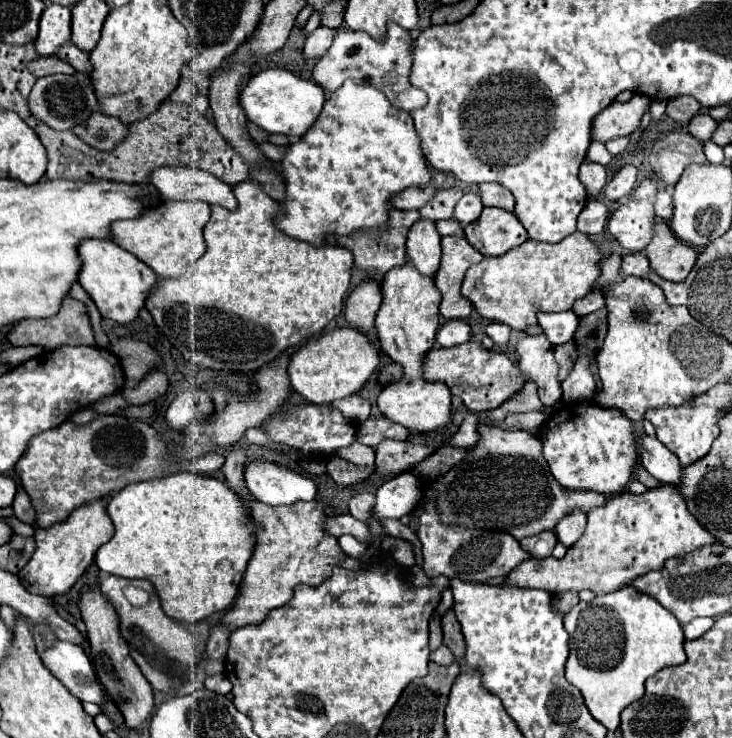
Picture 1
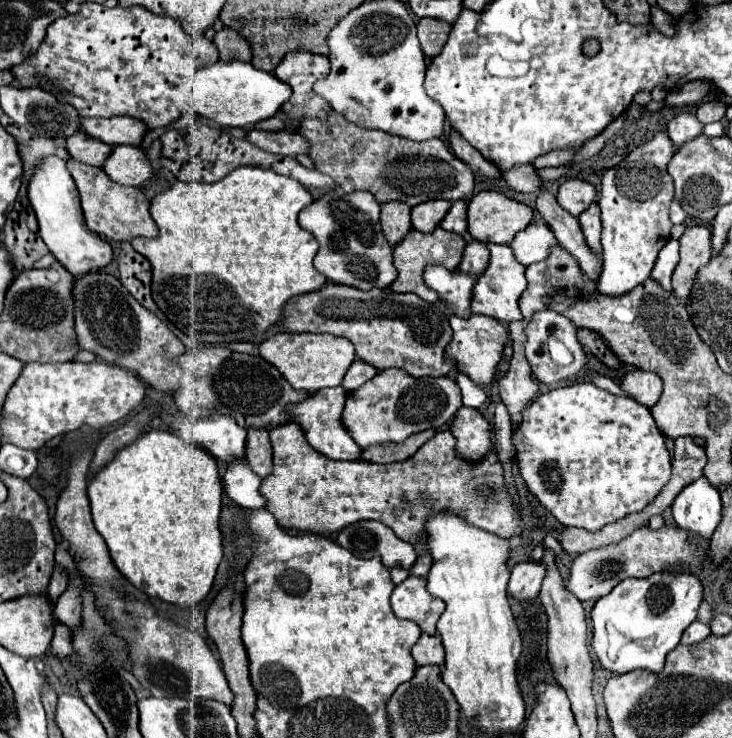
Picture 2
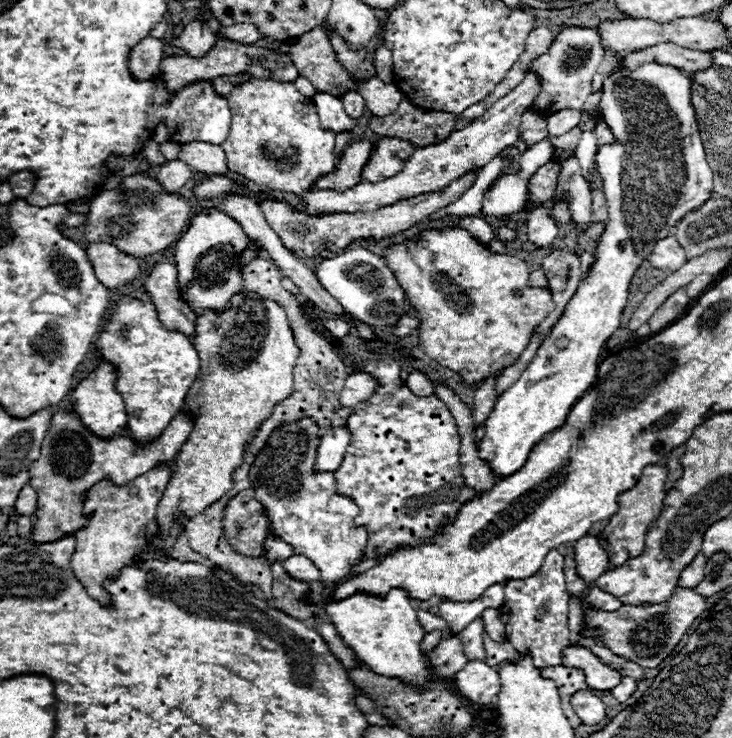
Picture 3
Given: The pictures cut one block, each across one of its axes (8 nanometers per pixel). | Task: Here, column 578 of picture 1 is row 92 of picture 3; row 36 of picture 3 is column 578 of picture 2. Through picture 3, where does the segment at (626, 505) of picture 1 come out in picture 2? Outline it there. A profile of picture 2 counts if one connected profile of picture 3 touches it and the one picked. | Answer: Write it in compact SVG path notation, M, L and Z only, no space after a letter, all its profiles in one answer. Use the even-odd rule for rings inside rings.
M664 524L658 530L654 530L650 526L640 526L632 534L622 538L622 542L618 542L618 544L602 546L602 548L580 554L570 566L570 576L568 576L566 588L576 598L580 598L580 602L598 600L604 594L612 592L624 578L632 578L632 576L646 578L654 572L674 570L680 566L702 568L702 564L708 560L708 548L710 548L710 544L702 538L698 538L698 542L690 542L690 534L678 526Z

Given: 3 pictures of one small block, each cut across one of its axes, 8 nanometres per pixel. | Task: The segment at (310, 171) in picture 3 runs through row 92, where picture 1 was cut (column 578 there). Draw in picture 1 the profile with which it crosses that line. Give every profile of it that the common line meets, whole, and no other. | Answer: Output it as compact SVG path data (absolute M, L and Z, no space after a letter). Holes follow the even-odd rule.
M578 230L558 244L526 240L502 256L486 256L480 264L470 266L462 282L462 294L474 304L482 318L524 332L530 326L538 326L538 312L572 310L576 300L590 294L600 276L600 260L600 248L590 236Z

